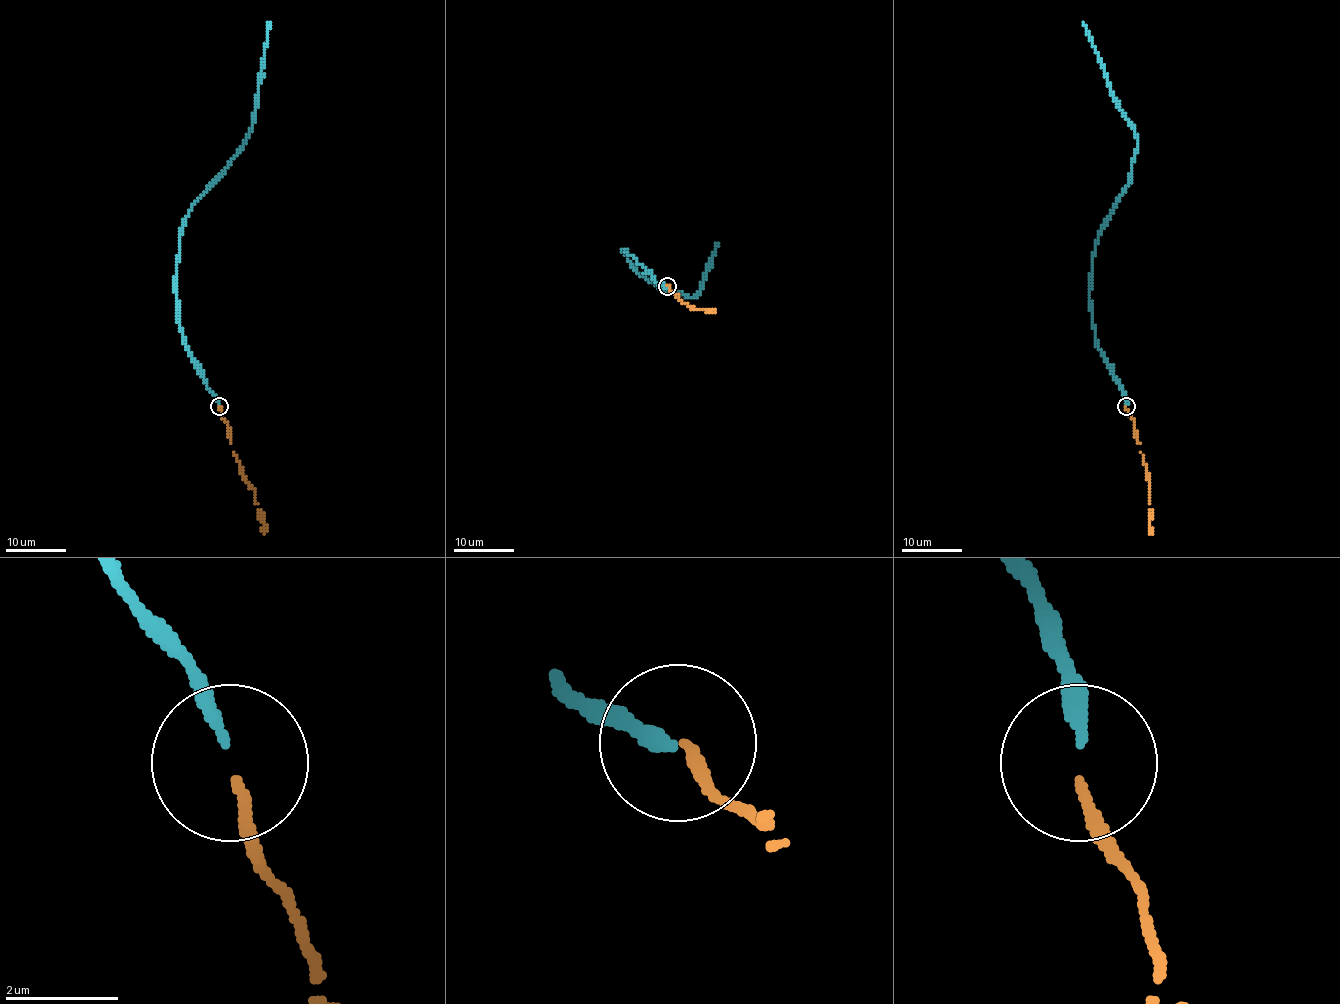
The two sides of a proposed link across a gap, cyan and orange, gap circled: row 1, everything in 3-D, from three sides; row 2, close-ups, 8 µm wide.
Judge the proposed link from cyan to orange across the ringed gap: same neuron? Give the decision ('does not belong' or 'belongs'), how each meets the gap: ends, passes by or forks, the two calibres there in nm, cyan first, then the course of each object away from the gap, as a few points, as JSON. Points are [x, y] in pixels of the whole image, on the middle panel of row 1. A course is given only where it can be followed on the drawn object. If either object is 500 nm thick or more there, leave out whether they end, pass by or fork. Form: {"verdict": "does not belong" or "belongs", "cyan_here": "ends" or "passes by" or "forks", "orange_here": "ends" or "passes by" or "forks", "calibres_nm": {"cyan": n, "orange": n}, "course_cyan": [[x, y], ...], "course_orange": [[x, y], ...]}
{"verdict": "belongs", "cyan_here": "ends", "orange_here": "ends", "calibres_nm": {"cyan": 200, "orange": 180}, "course_cyan": [[667, 286], [660, 284], [623, 249], [629, 263], [658, 287], [694, 296], [716, 251], [716, 242]], "course_orange": [[667, 286], [687, 306], [713, 313]]}

